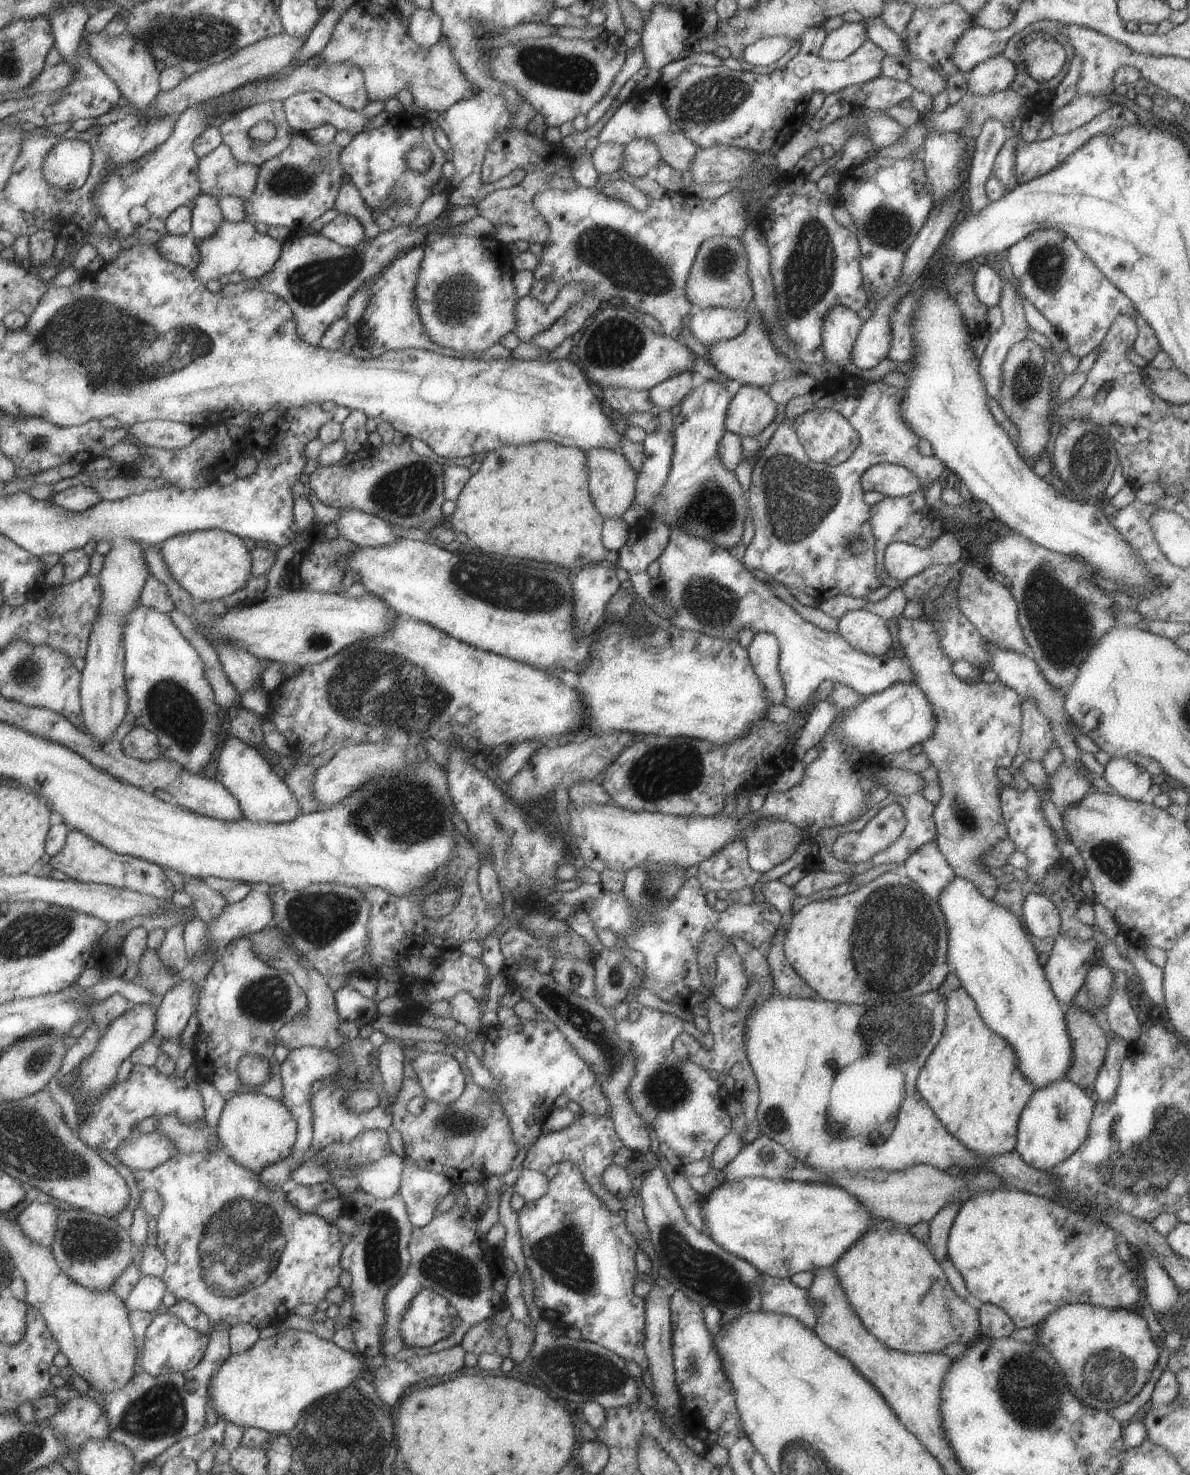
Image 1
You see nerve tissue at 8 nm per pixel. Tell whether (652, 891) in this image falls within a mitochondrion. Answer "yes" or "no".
yes

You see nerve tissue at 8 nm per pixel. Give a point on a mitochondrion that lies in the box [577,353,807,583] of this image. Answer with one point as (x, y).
(712, 507)

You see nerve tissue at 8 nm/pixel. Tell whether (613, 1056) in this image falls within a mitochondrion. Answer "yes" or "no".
yes

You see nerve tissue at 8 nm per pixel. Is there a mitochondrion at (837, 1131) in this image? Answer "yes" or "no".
no

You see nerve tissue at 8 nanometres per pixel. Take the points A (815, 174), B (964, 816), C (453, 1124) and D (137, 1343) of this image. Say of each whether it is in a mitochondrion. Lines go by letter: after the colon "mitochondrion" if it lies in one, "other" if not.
A: other
B: mitochondrion
C: mitochondrion
D: other

